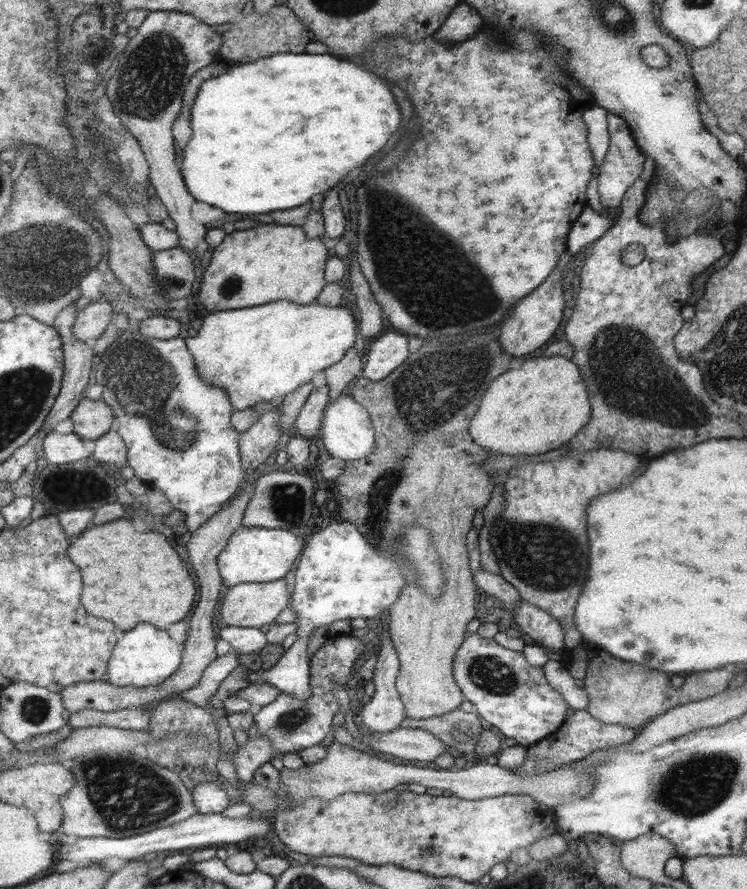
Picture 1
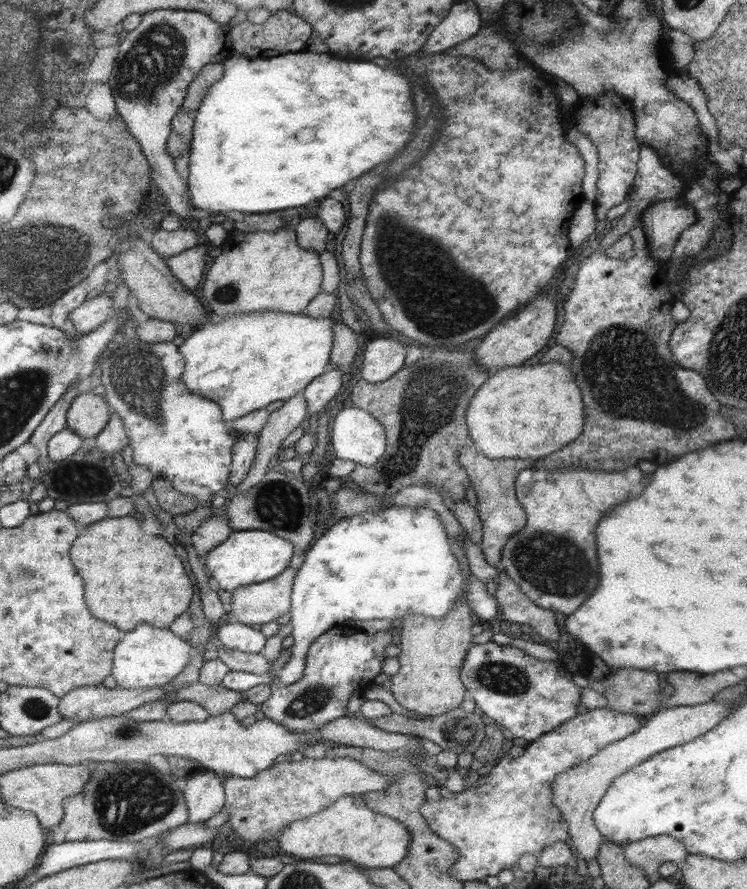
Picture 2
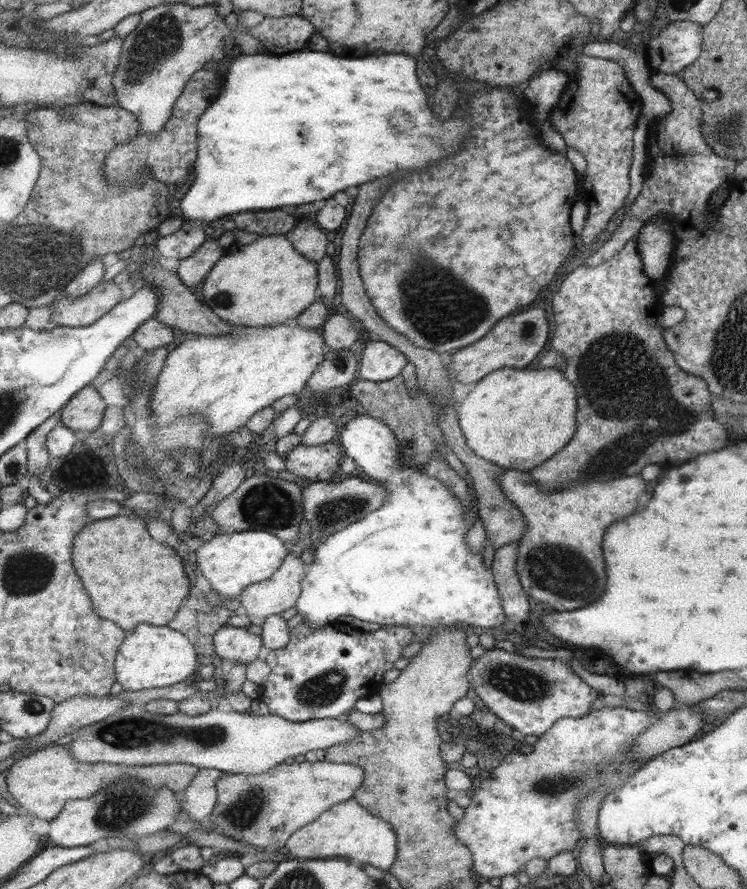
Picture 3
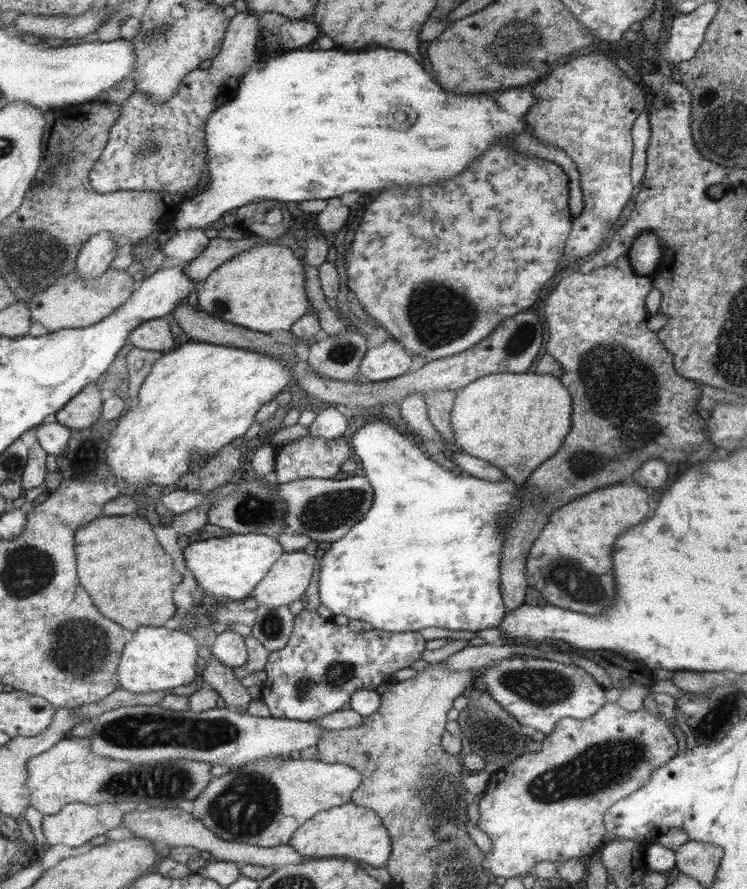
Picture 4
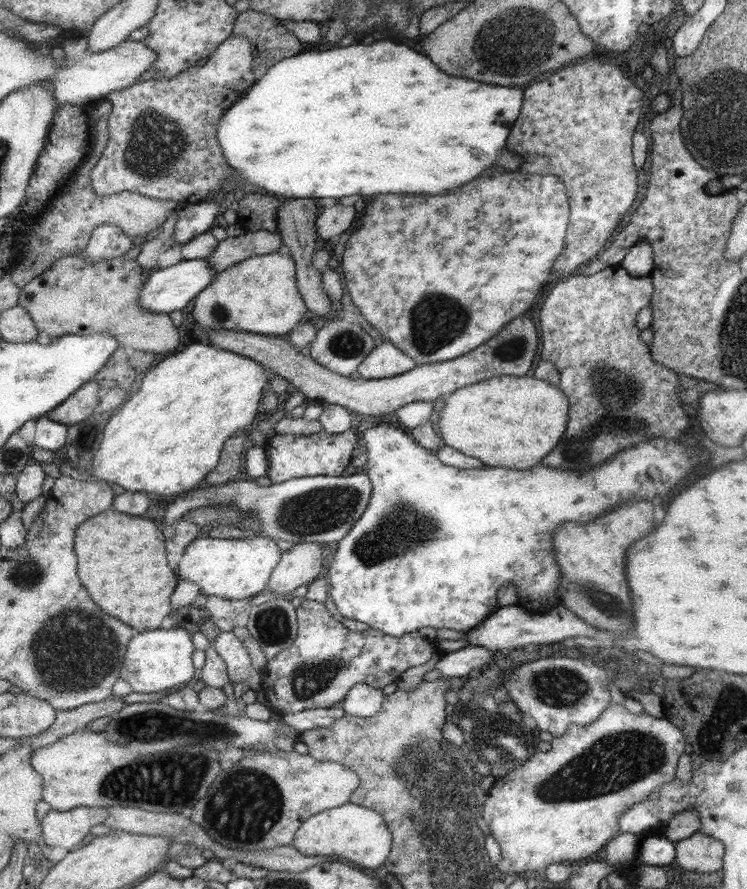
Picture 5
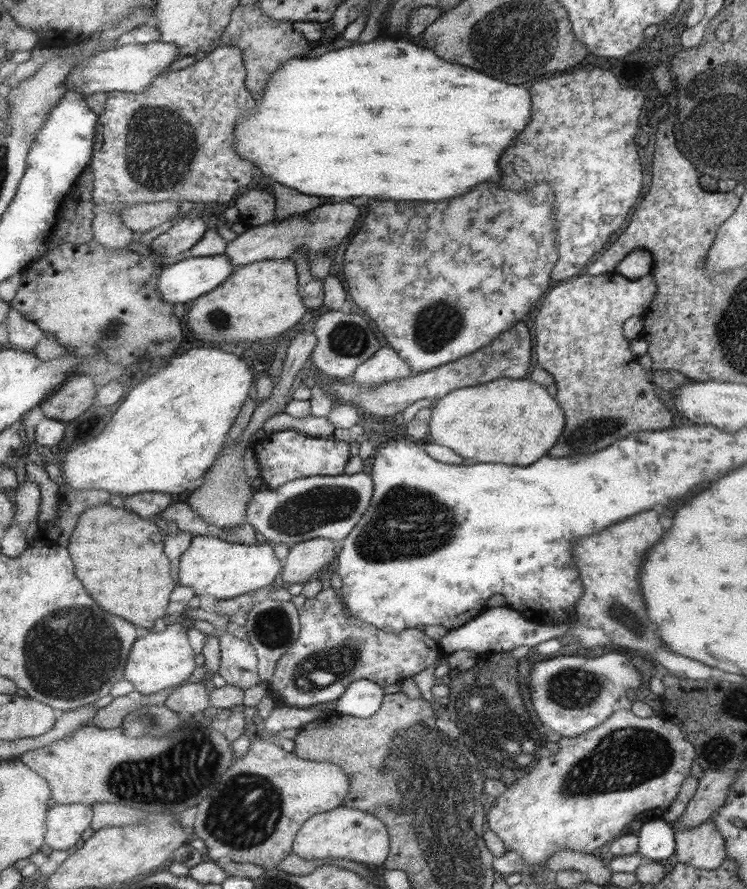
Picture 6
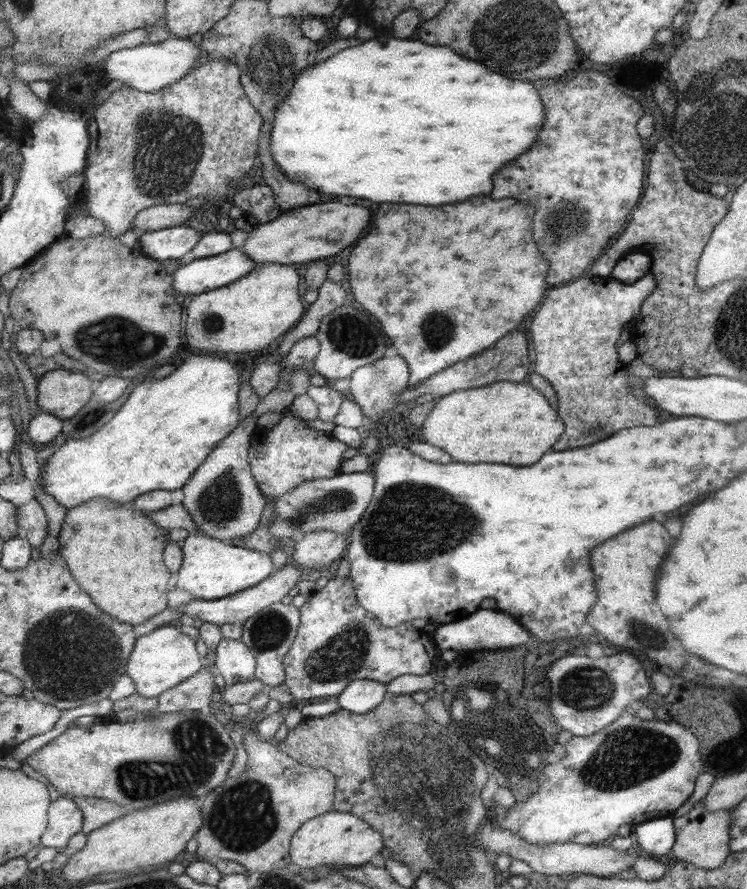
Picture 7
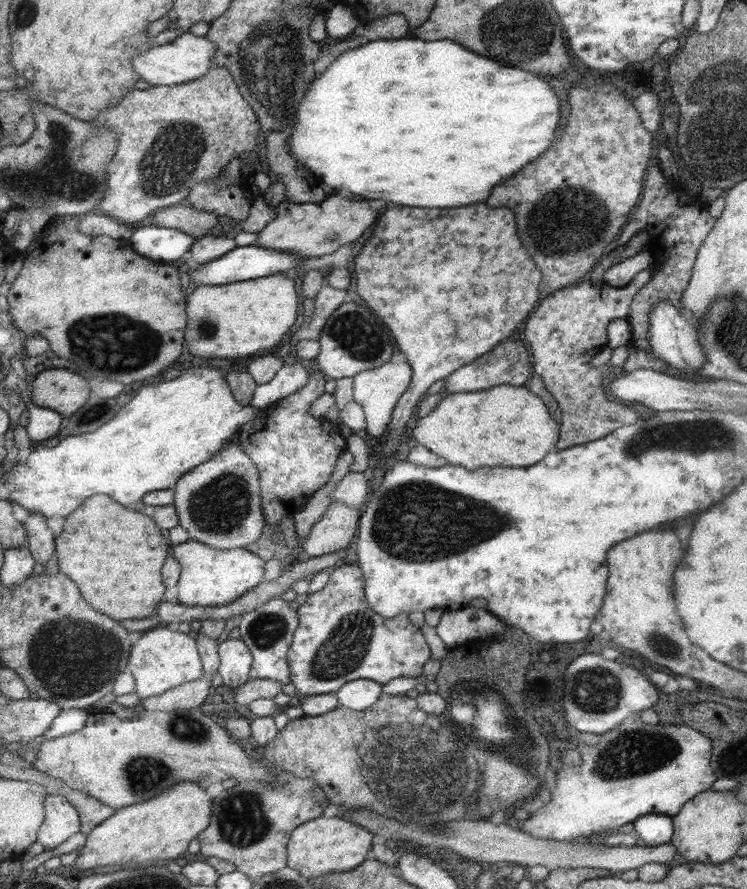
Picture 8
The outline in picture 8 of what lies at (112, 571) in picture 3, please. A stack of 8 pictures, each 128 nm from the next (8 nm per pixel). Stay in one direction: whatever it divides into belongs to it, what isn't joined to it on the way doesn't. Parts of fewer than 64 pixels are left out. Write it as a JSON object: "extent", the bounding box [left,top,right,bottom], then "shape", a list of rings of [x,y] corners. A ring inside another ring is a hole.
{"extent":[56,495,169,620],"shape":[[[95,495],[88,498],[75,510],[65,524],[65,532],[56,538],[56,560],[59,570],[69,574],[85,594],[85,600],[103,614],[109,614],[117,620],[145,619],[154,614],[159,600],[162,600],[163,586],[159,578],[159,570],[167,558],[169,542],[161,536],[161,530],[155,528],[152,518],[131,512],[131,507],[123,506],[113,497]]]}

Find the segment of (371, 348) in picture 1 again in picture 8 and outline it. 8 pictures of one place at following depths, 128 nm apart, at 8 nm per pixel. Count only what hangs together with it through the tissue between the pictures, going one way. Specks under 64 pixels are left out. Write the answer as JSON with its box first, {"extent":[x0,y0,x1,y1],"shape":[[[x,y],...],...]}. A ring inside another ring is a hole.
{"extent":[352,362,412,436],"shape":[[[407,362],[389,363],[379,366],[379,368],[360,372],[352,377],[353,379],[353,398],[352,400],[362,406],[364,419],[366,422],[365,430],[371,436],[379,436],[385,432],[388,422],[392,418],[392,412],[400,396],[411,384],[412,369]]]}

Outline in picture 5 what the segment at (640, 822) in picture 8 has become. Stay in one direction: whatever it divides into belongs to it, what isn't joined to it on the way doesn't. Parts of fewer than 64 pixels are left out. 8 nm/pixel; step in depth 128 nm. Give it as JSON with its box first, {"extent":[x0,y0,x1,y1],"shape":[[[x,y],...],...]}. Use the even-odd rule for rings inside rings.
{"extent":[636,830,674,867],"shape":[[[662,830],[642,835],[639,841],[636,858],[641,861],[641,864],[661,867],[674,859],[674,843]]]}

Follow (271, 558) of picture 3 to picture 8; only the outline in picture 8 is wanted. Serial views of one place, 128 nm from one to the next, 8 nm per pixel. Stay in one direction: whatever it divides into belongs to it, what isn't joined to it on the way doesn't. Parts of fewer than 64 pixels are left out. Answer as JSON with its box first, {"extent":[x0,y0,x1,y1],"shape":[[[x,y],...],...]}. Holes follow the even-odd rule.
{"extent":[170,540,264,606],"shape":[[[187,540],[173,545],[170,554],[180,568],[176,602],[183,606],[221,606],[236,601],[263,582],[264,561],[247,549],[215,550]]]}

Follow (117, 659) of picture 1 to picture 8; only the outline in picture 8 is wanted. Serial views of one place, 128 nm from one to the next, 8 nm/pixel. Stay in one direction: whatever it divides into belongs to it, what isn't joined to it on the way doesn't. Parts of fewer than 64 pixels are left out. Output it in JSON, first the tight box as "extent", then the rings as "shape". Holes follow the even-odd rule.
{"extent":[128,625,203,700],"shape":[[[159,625],[143,632],[133,644],[128,670],[135,682],[134,692],[141,700],[159,696],[167,690],[201,679],[203,662],[199,662],[199,652],[195,650],[193,638],[178,631],[170,632],[165,626]]]}

